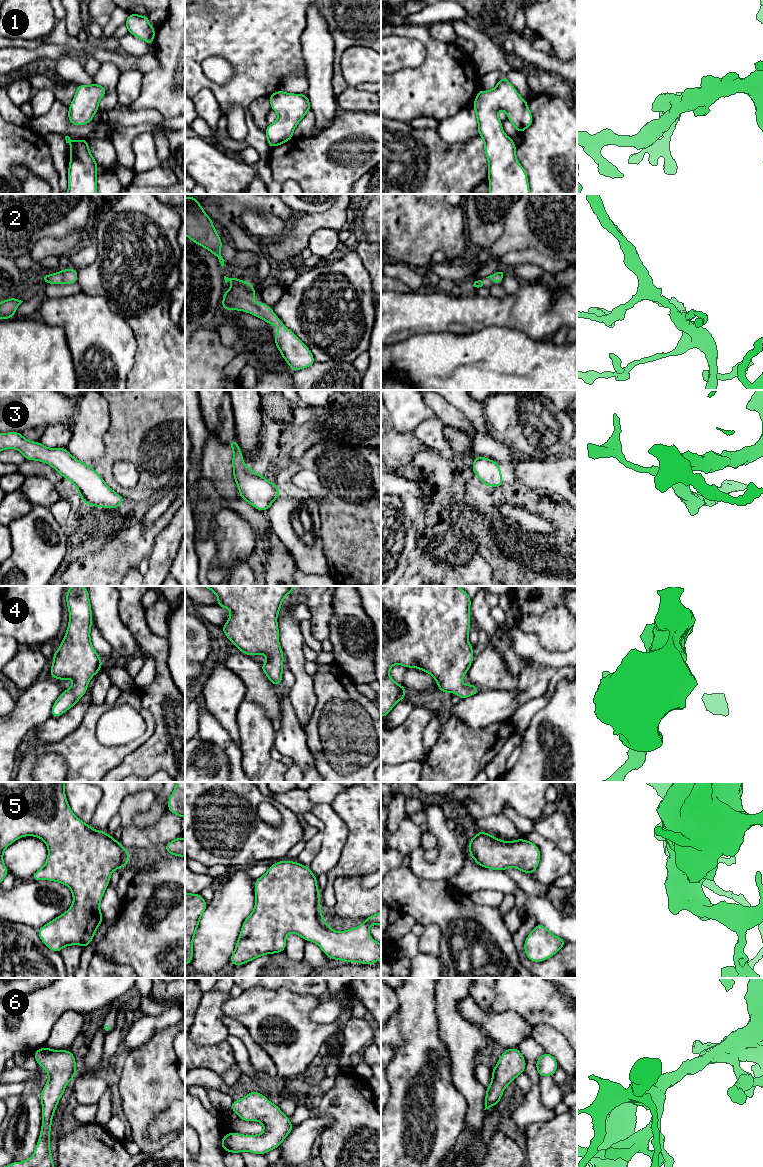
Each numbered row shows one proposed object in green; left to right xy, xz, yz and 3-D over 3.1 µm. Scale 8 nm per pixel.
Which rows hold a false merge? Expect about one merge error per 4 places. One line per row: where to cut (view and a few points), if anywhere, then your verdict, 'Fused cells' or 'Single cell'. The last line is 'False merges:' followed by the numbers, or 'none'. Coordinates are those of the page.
1: No split. Single cell
2: No split. Single cell
3: No split. Single cell
4: No split. Single cell
5: No split. Single cell
6: No split. Single cell
False merges: none

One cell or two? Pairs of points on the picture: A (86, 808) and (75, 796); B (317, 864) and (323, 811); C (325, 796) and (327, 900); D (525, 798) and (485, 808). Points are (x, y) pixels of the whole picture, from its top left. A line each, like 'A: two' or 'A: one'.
A: one
B: one
C: two
D: one

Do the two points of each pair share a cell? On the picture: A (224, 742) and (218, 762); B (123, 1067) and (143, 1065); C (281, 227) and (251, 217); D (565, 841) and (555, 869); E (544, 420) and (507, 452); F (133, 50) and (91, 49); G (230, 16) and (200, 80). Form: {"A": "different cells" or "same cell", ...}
{"A": "different cells", "B": "same cell", "C": "same cell", "D": "different cells", "E": "different cells", "F": "different cells", "G": "same cell"}

